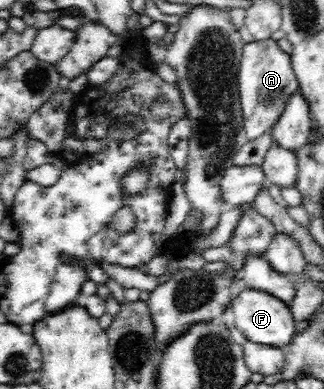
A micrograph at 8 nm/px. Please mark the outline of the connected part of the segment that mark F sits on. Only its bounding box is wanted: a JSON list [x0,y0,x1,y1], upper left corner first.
[227,290,296,349]

